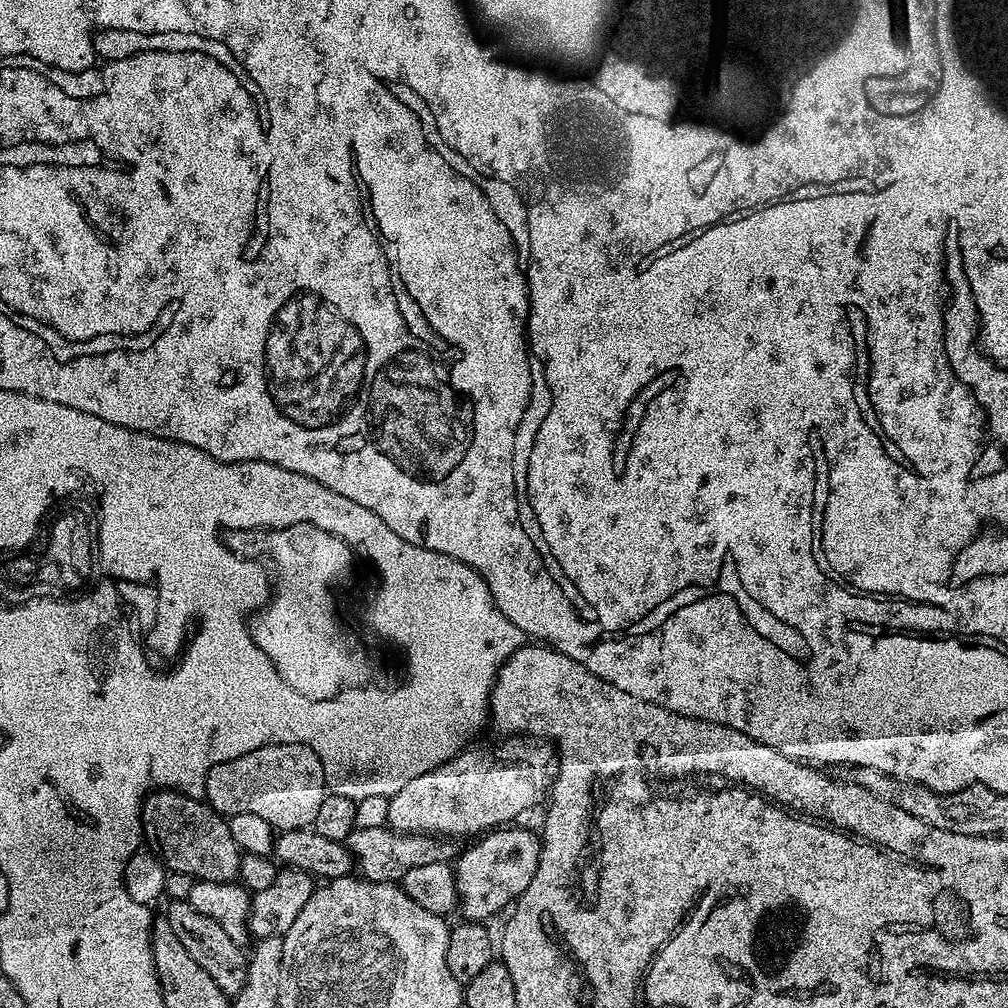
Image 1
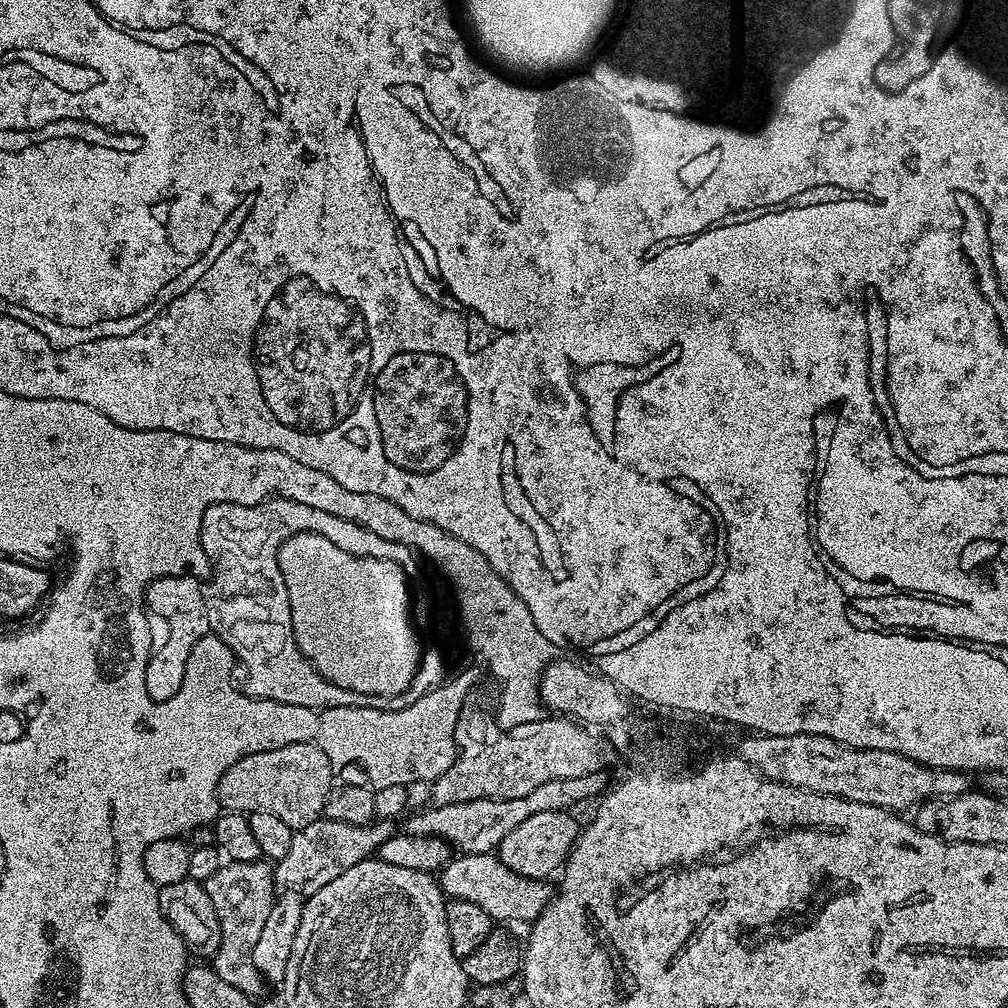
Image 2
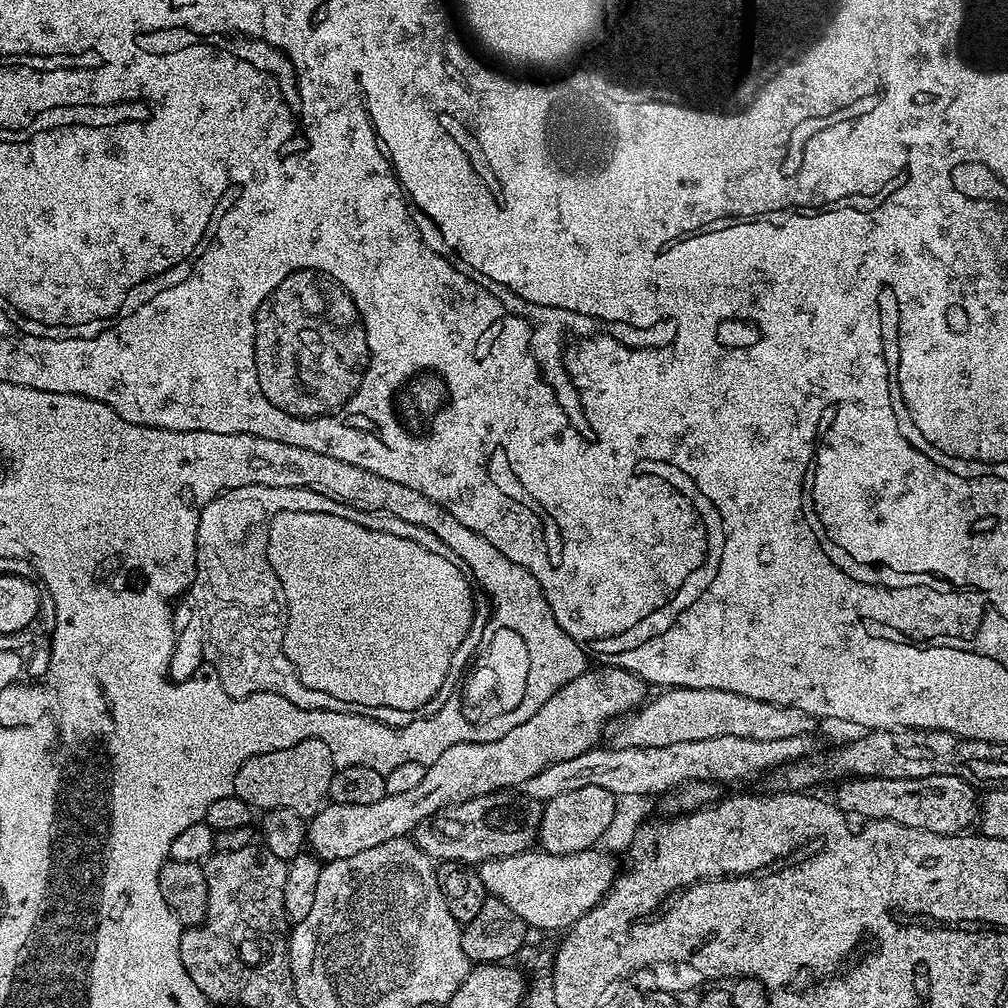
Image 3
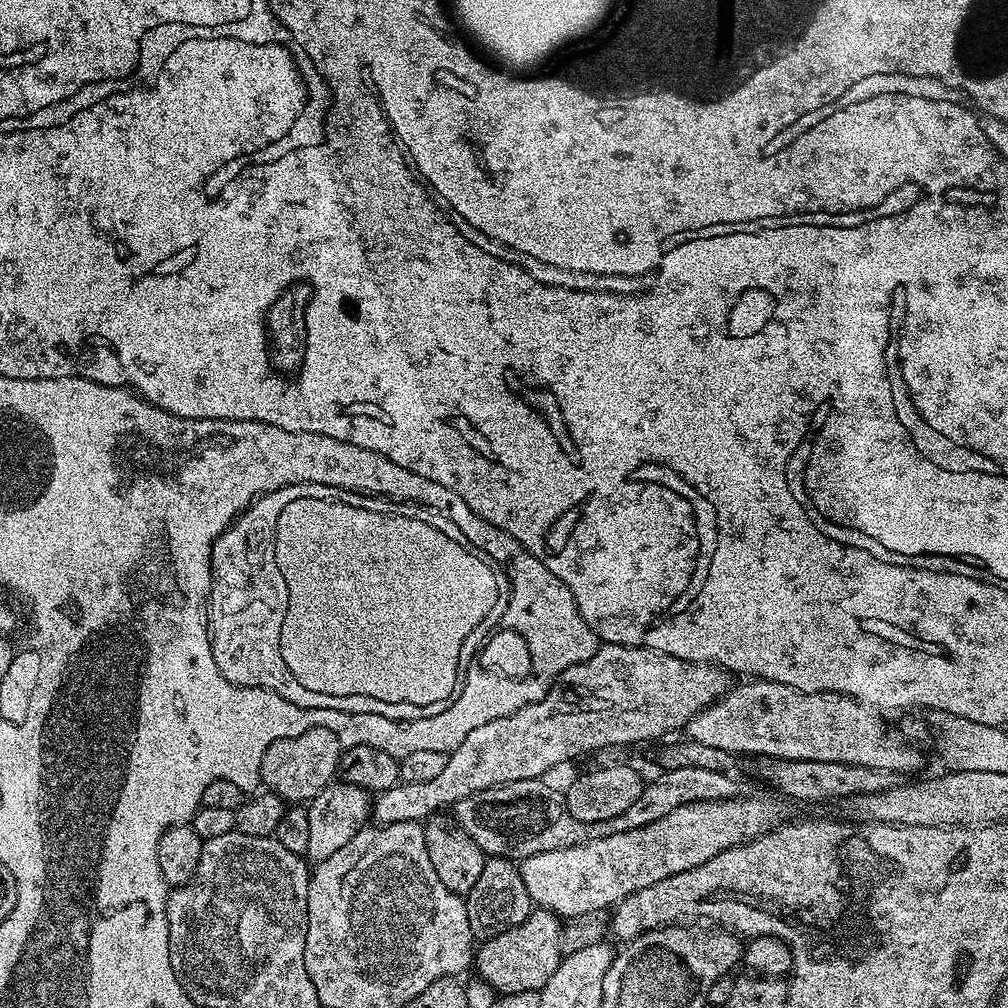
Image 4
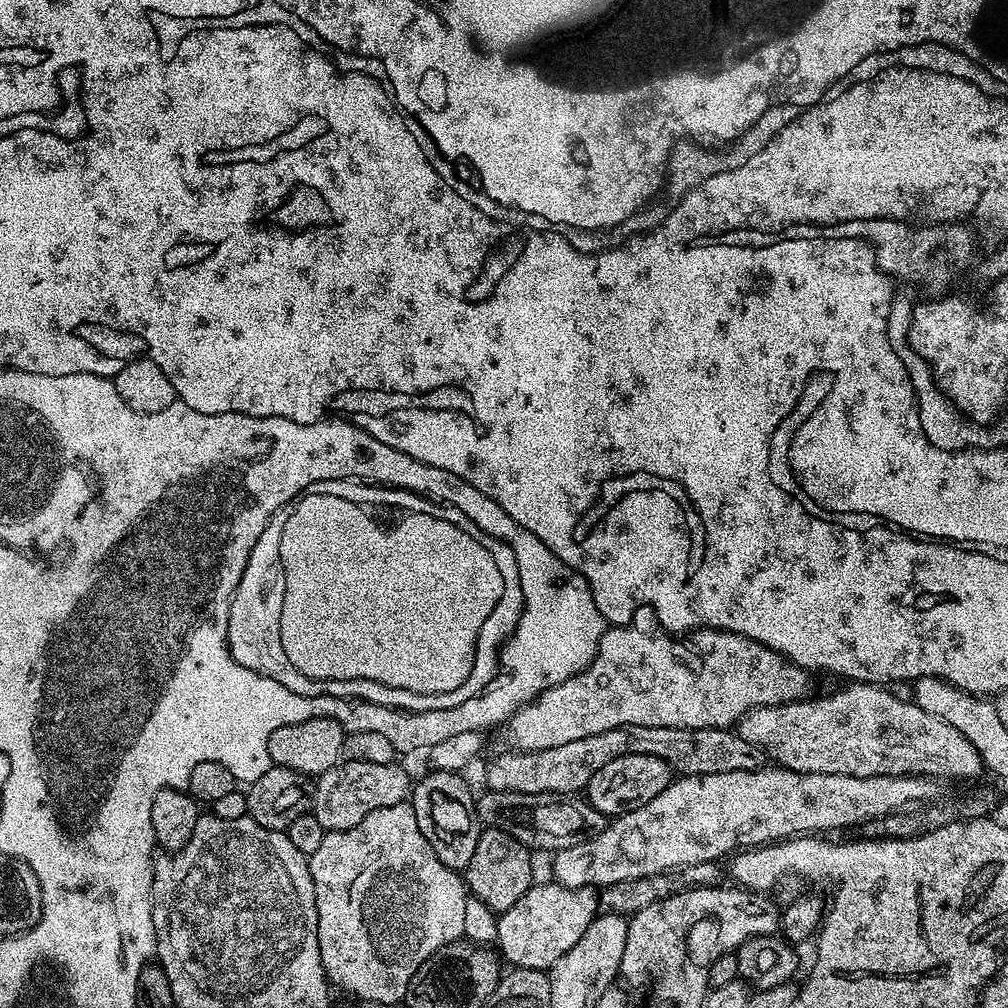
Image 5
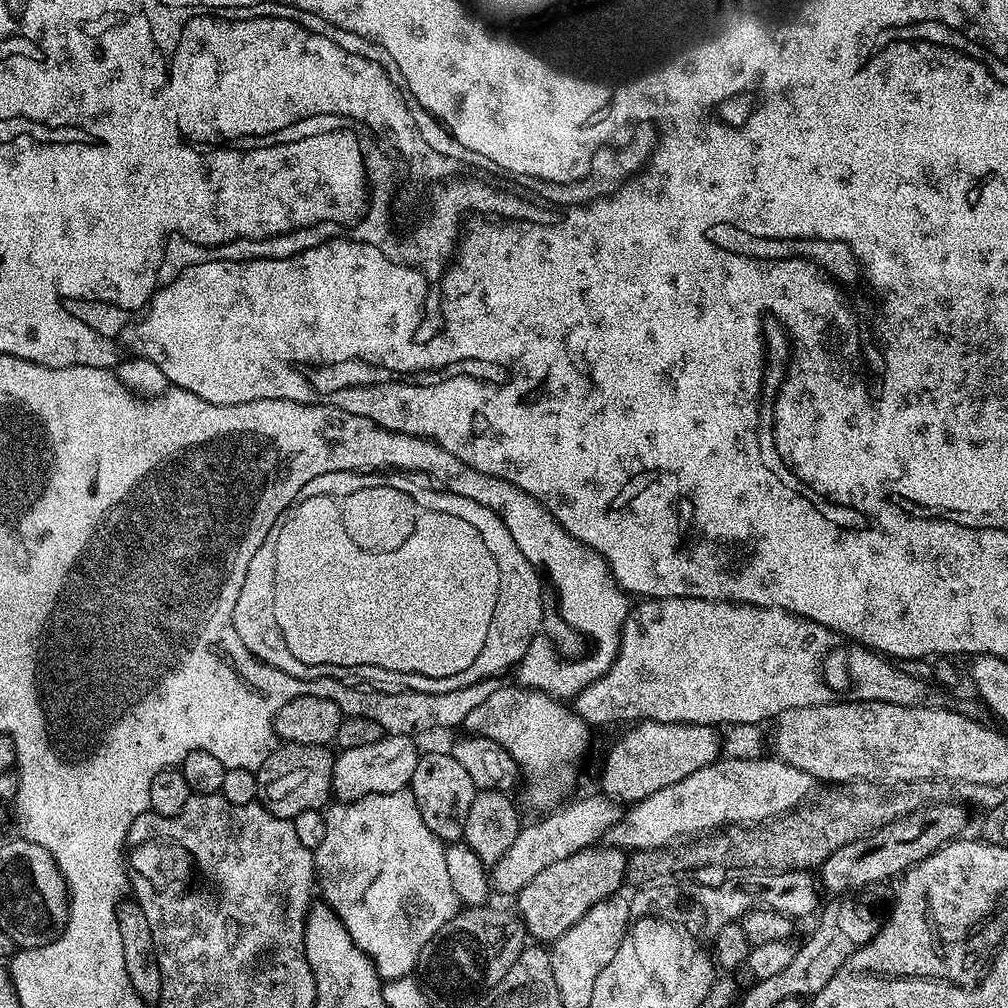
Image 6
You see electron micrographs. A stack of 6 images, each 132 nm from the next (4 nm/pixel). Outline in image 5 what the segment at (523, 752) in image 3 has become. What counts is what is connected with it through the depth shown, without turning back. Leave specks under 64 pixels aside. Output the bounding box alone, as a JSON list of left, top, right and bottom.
[506,626,809,752]

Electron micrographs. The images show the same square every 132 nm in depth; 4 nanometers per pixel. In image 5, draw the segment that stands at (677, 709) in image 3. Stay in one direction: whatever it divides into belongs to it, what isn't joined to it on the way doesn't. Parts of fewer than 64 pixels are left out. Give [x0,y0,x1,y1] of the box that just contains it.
[738,683,985,780]

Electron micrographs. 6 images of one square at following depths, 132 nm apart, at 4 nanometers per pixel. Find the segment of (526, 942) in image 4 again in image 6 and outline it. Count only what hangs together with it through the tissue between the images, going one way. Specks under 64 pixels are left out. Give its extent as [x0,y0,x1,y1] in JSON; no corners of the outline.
[515,846,628,942]

